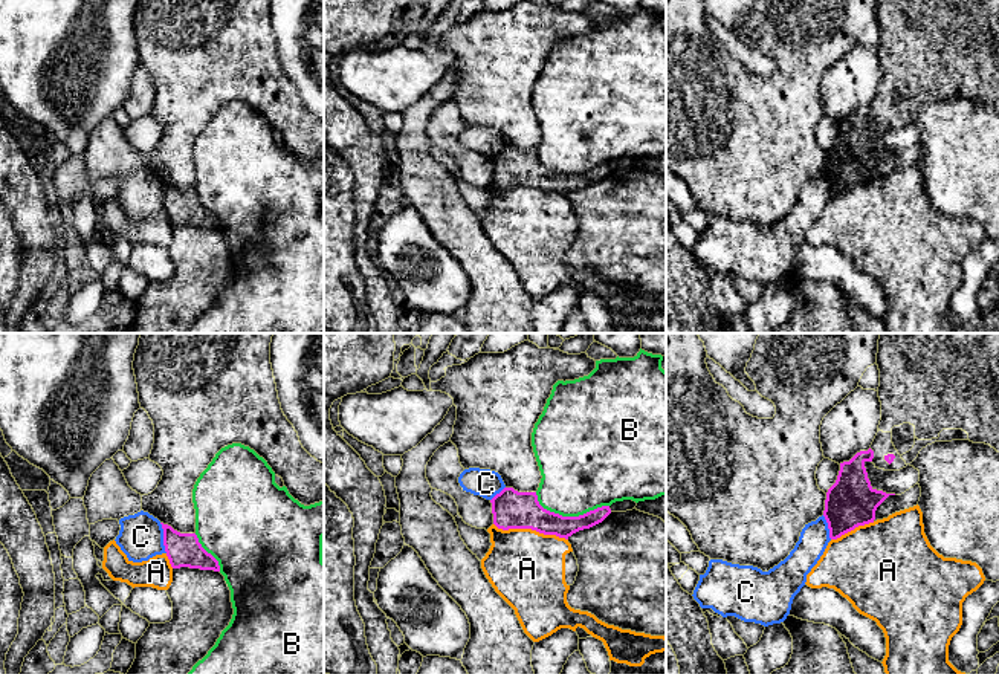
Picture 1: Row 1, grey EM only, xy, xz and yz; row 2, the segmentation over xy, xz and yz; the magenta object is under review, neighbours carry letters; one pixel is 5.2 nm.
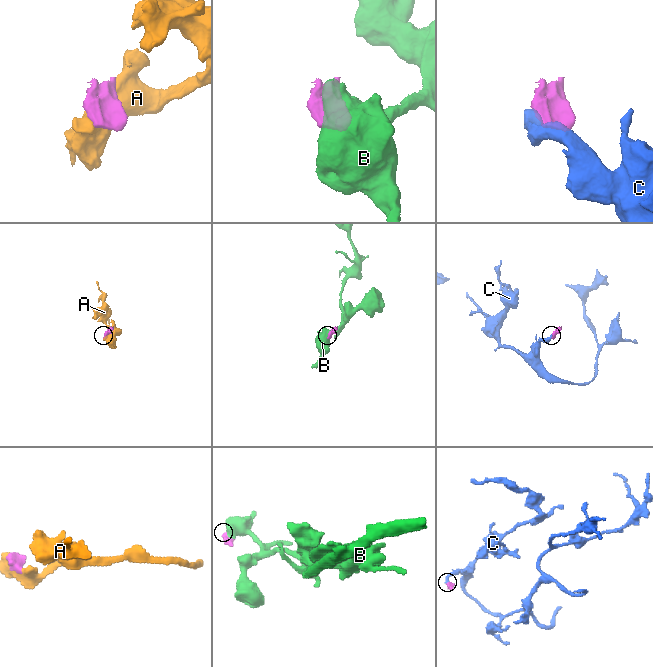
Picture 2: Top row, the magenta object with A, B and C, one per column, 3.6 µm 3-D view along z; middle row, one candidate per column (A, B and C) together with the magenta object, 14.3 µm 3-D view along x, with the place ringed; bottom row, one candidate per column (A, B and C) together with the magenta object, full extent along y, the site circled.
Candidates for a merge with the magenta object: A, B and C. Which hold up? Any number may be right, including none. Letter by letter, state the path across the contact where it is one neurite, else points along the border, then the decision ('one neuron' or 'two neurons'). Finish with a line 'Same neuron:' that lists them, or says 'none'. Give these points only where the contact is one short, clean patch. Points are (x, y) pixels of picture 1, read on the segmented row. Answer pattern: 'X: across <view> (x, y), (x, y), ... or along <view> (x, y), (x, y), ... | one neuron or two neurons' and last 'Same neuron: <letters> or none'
A: two neurons
B: two neurons
C: along xy (159, 523), (162, 544), (167, 552) | two neurons
Same neuron: none

